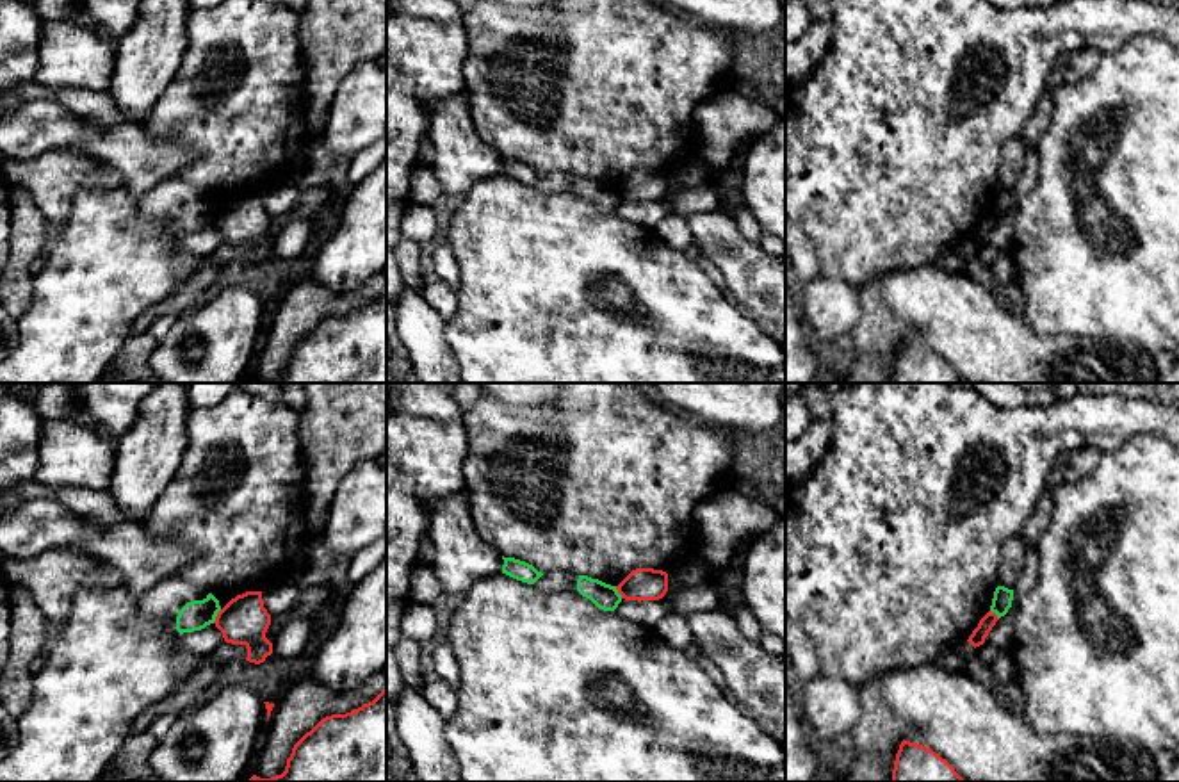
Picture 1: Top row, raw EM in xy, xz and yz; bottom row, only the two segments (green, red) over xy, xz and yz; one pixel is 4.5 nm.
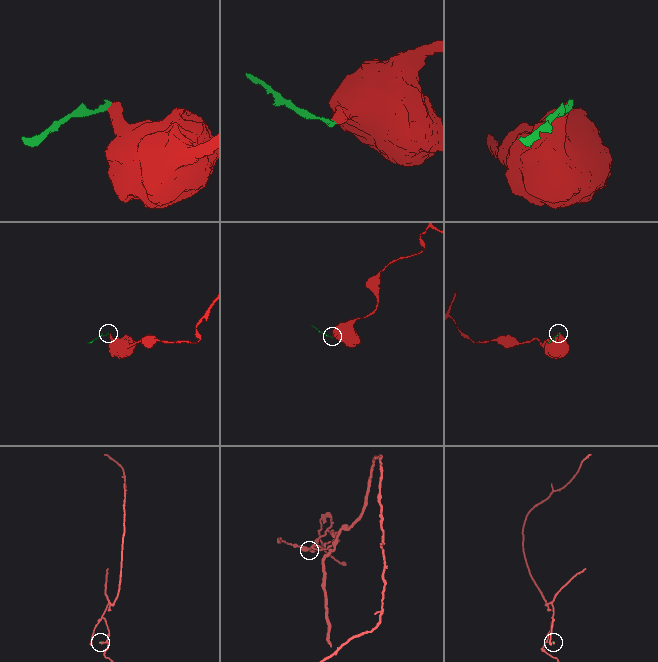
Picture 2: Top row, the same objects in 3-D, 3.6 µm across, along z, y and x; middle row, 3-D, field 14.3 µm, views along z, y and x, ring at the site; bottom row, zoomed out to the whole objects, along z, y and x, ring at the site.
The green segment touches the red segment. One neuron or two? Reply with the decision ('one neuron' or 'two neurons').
two neurons

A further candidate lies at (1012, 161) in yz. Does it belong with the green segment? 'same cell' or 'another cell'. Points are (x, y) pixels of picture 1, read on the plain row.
another cell

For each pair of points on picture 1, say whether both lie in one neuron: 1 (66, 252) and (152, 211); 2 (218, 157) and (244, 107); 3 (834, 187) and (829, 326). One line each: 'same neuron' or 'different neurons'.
1: different neurons
2: same neuron
3: different neurons

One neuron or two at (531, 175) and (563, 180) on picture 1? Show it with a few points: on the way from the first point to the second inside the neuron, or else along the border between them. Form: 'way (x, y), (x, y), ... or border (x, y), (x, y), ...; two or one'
way (538, 180), (556, 180); one

